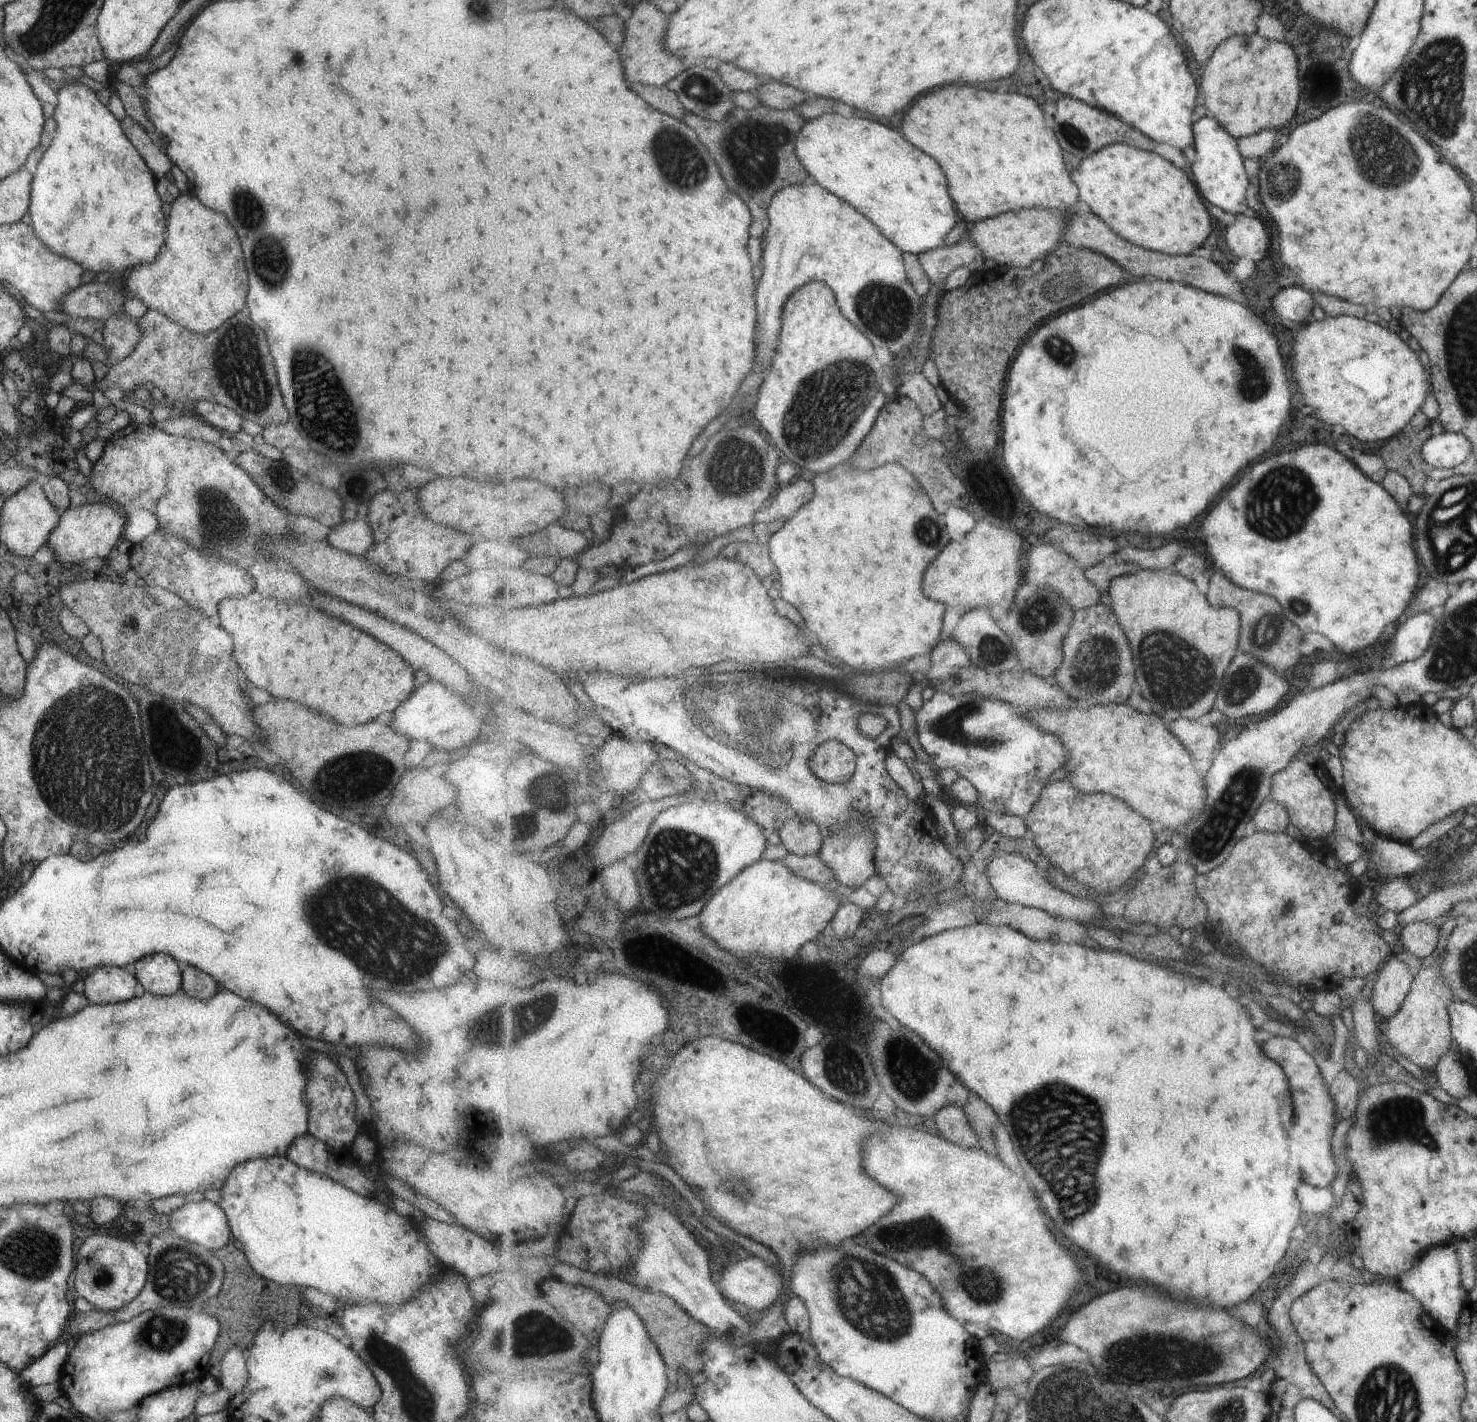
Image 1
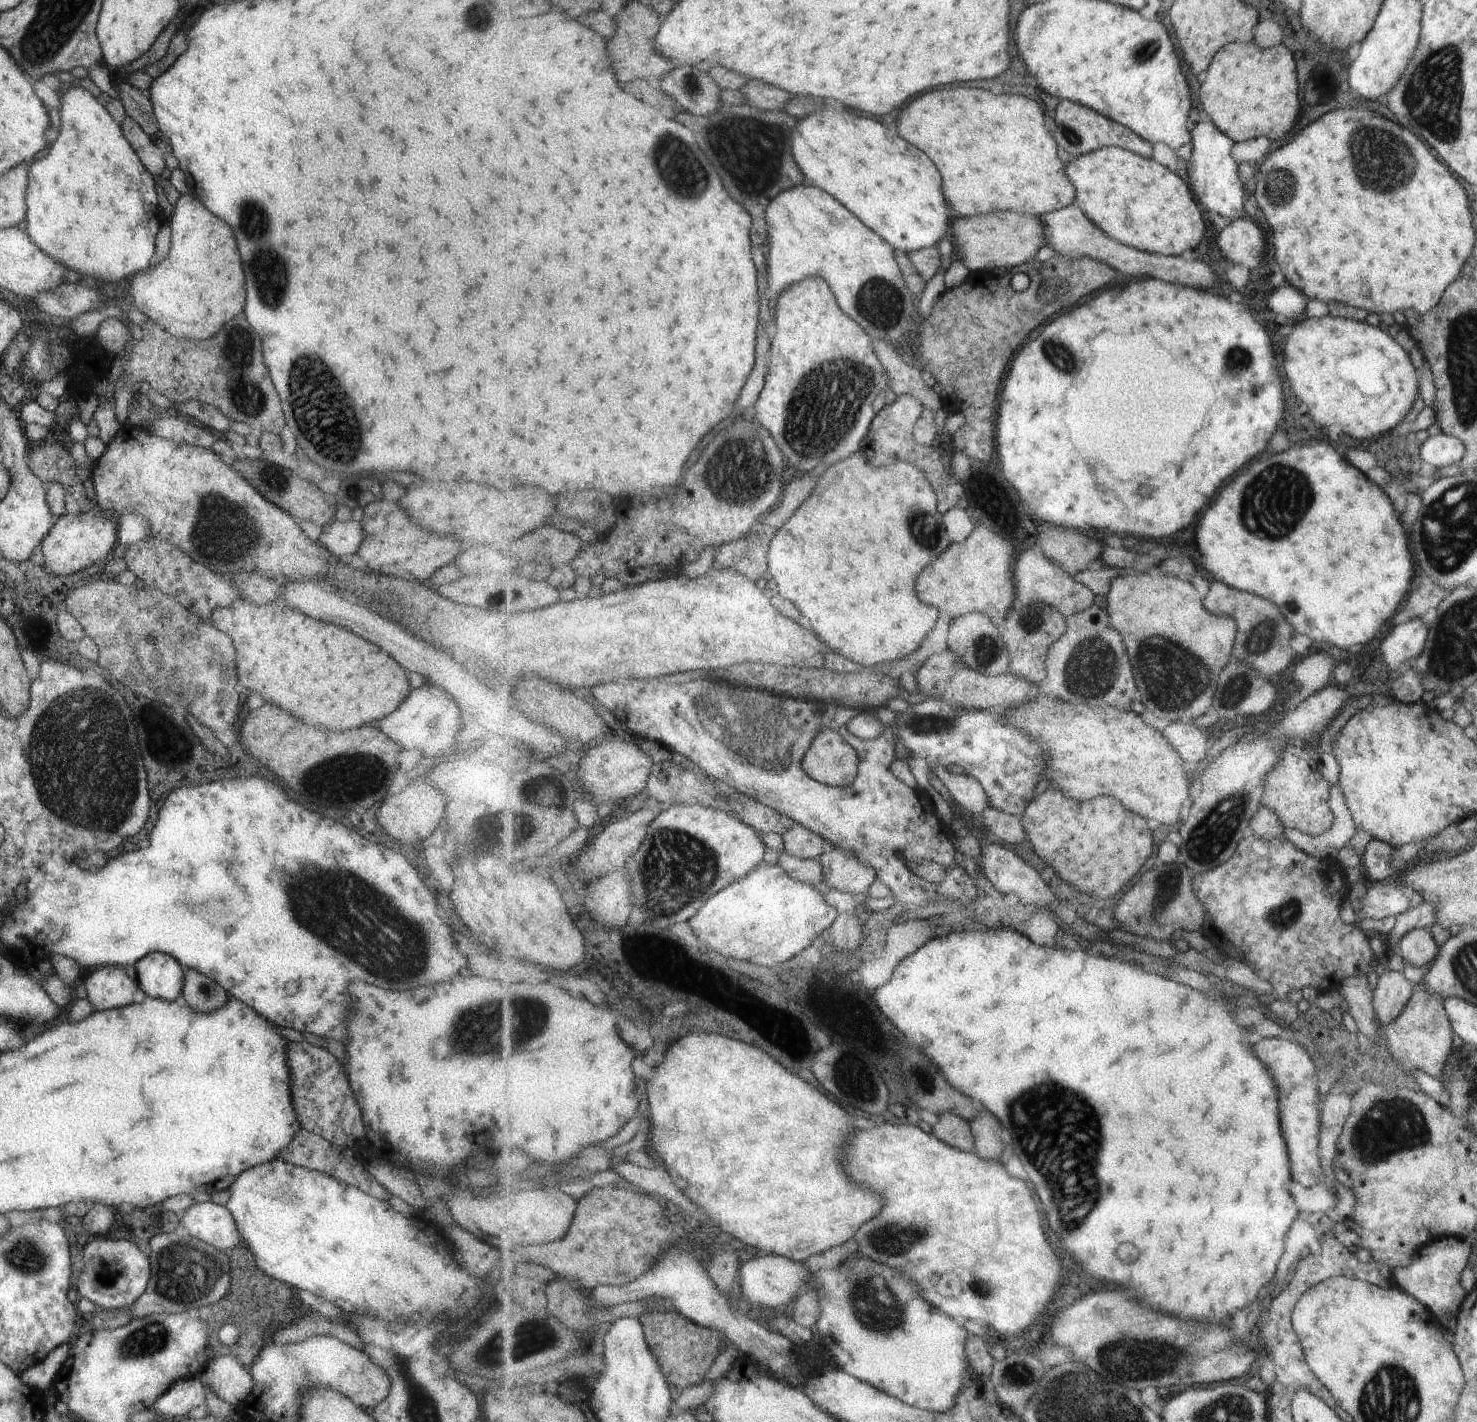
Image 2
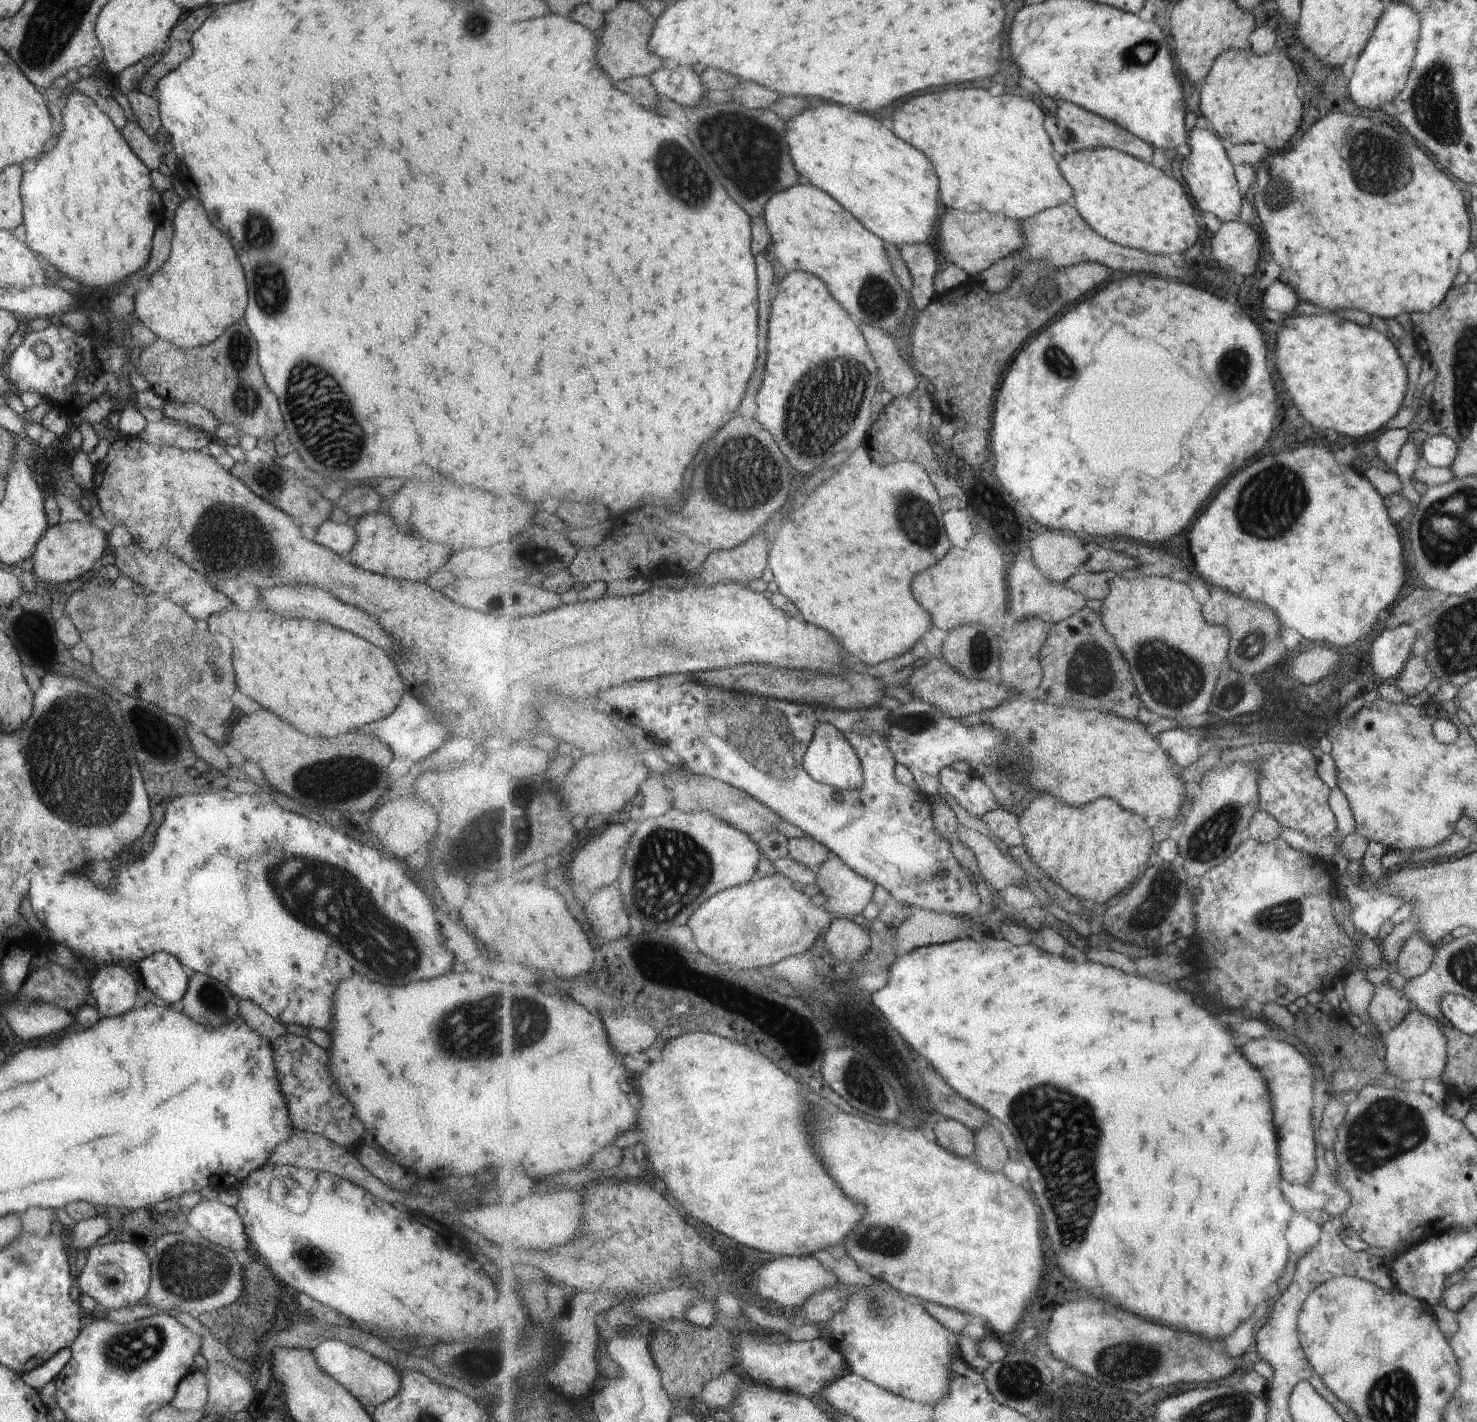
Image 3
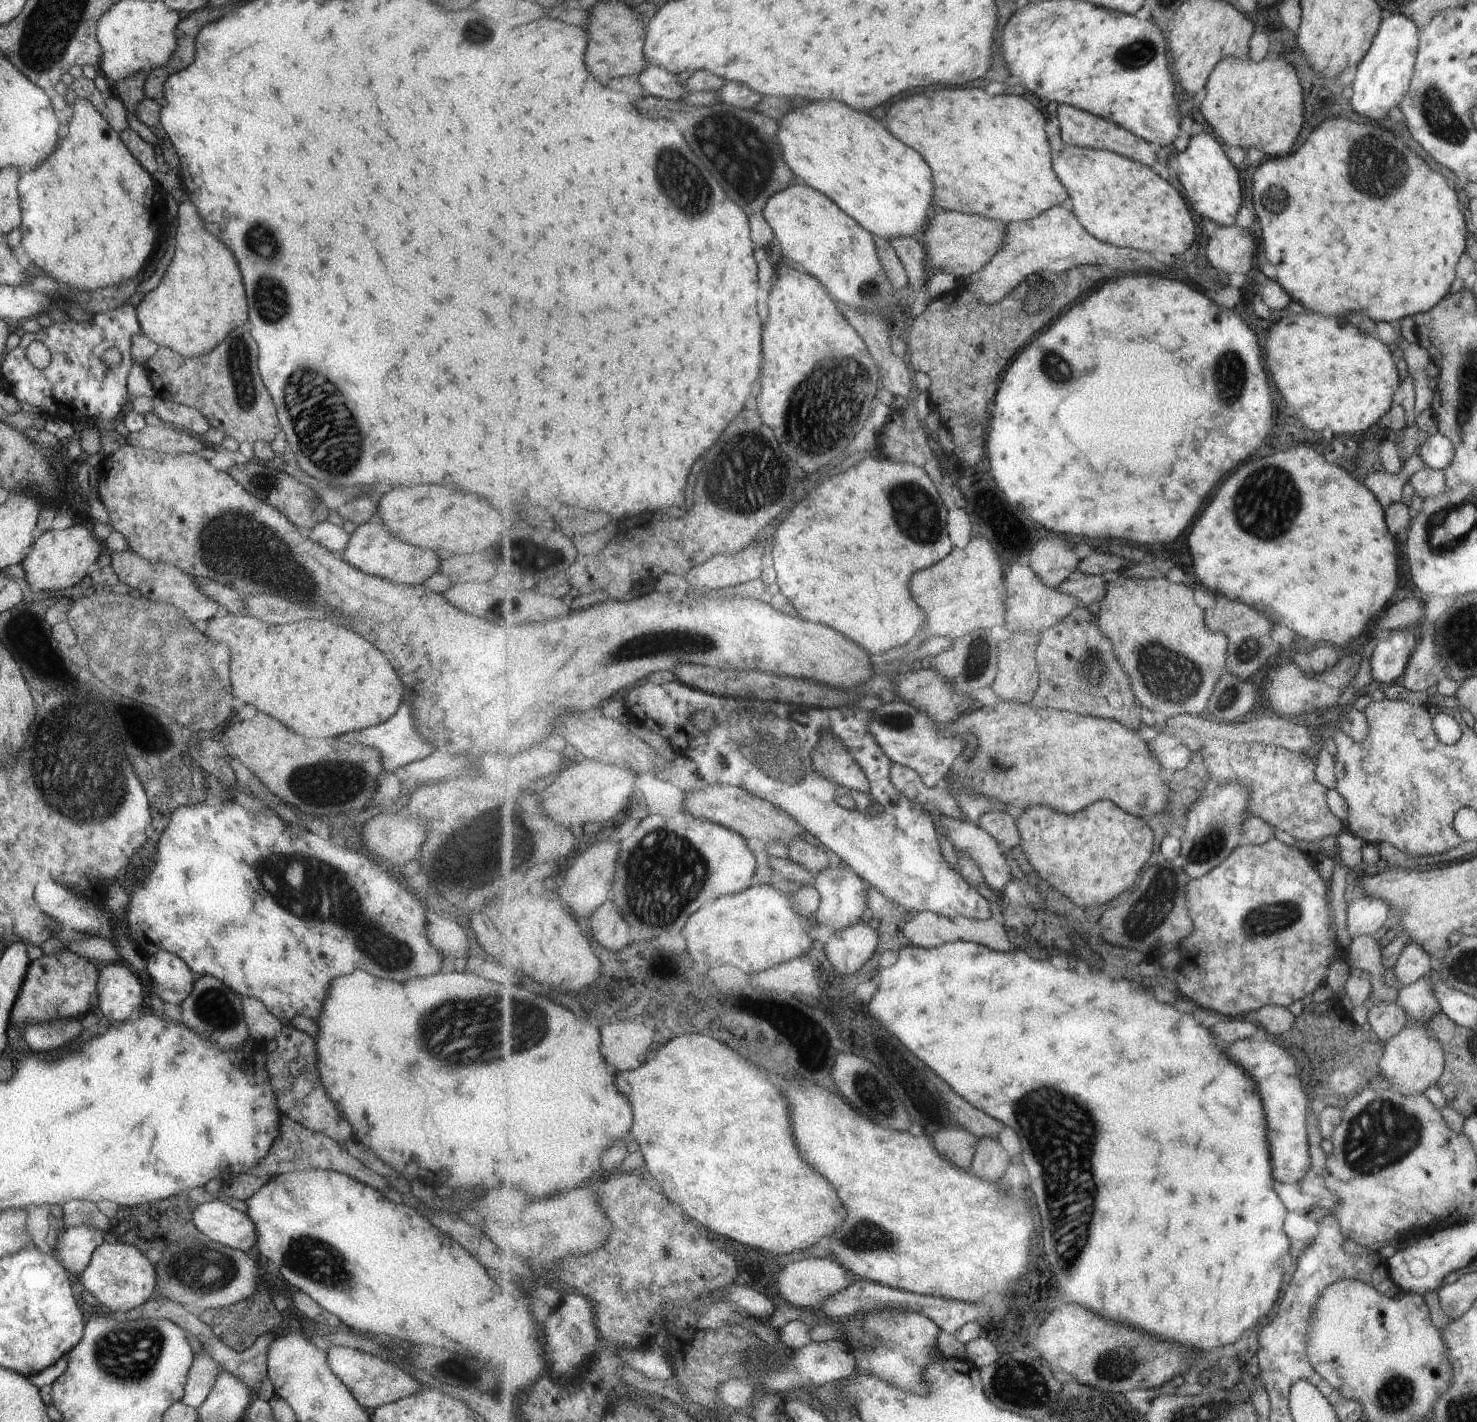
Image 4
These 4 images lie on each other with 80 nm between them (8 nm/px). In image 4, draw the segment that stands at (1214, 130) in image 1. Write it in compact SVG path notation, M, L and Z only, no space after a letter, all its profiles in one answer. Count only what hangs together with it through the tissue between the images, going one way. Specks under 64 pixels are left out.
M1201 132L1190 139L1186 150L1179 152L1175 158L1176 174L1185 190L1186 199L1197 213L1221 227L1230 227L1237 222L1235 216L1243 206L1243 186L1237 172L1239 168L1227 157L1224 146L1219 144L1213 135Z

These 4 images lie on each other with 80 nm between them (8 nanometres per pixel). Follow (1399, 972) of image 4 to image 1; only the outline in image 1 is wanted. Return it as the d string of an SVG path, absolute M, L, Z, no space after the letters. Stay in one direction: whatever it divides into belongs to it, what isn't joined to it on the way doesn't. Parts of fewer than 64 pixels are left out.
M1411 922L1397 931L1396 950L1423 960L1435 950L1438 931L1433 922Z

